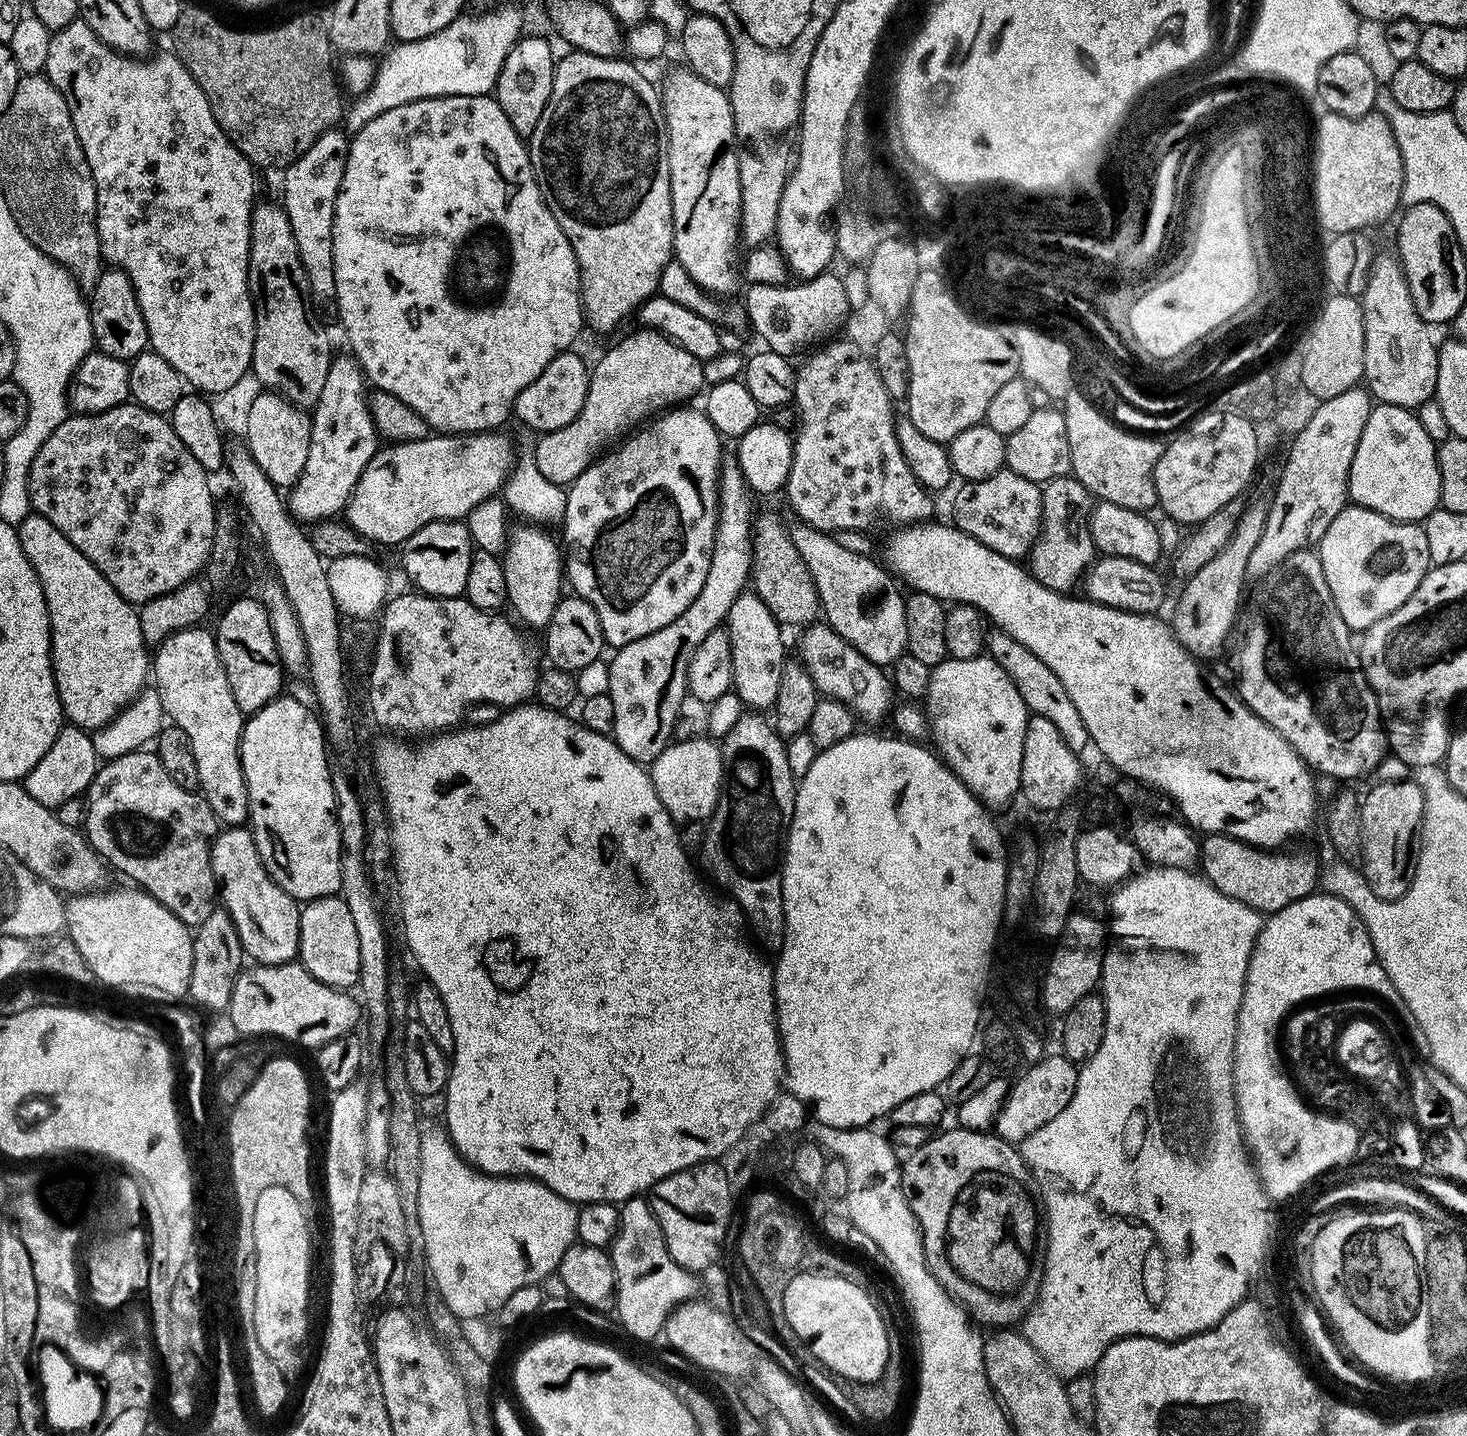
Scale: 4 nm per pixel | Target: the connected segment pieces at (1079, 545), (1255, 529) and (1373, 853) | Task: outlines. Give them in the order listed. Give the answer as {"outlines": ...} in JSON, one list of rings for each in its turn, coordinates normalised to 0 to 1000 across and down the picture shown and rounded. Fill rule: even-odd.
{"outlines":[[[[729,330],[724,333],[714,334],[710,339],[710,361],[709,370],[703,378],[703,383],[699,388],[700,395],[703,401],[719,412],[726,414],[737,406],[740,396],[745,392],[748,383],[744,380],[744,373],[742,368],[742,361],[744,359],[746,346],[738,338],[738,336]]],[[[864,347],[853,348],[851,352],[849,350],[837,380],[828,389],[825,389],[825,391],[822,391],[819,397],[806,405],[807,410],[805,411],[804,416],[802,418],[802,424],[798,430],[799,441],[806,451],[819,461],[829,460],[834,454],[834,448],[843,432],[845,414],[848,412],[848,407],[849,407],[849,393],[860,373],[864,352]]],[[[941,543],[933,552],[928,560],[928,581],[930,595],[928,607],[932,615],[939,625],[952,627],[958,623],[963,614],[967,593],[963,591],[964,581],[971,570],[971,552],[966,544]]]]}

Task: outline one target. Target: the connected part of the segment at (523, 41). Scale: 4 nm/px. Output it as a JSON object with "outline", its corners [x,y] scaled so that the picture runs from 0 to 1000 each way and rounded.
{"outline":[[[357,24],[350,32],[342,45],[337,62],[337,69],[342,74],[345,82],[348,82],[348,88],[354,95],[361,95],[364,93],[364,88],[369,83],[369,77],[372,77],[372,71],[375,71],[376,58],[379,51],[379,42],[376,39],[376,33],[368,25]]]}

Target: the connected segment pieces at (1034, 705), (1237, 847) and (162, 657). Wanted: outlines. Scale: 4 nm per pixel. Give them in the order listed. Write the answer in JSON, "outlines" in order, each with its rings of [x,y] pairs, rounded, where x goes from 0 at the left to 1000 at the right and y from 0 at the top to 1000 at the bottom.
{"outlines":[[[[681,439],[674,441],[672,446],[672,453],[674,457],[683,464],[683,467],[688,469],[689,474],[694,480],[694,483],[699,490],[701,497],[715,501],[721,506],[722,511],[724,512],[724,515],[727,517],[727,519],[729,519],[731,524],[738,524],[738,522],[740,519],[742,520],[744,517],[742,510],[740,508],[740,503],[738,503],[735,493],[732,492],[732,489],[730,489],[726,478],[722,474],[721,471],[716,467],[716,464],[710,461],[703,453],[699,452],[699,450],[697,450],[695,447]]],[[[825,580],[819,586],[817,601],[821,611],[834,623],[849,628],[860,636],[866,636],[894,623],[900,613],[900,604],[896,597],[877,594],[857,591],[840,582]]],[[[141,437],[127,437],[118,443],[112,444],[105,454],[105,480],[109,484],[112,492],[112,498],[119,506],[123,507],[130,514],[130,519],[132,522],[132,531],[135,533],[136,542],[136,551],[140,556],[143,564],[146,564],[148,572],[153,575],[164,575],[169,570],[169,554],[168,553],[168,542],[164,533],[164,515],[166,511],[168,499],[164,496],[162,489],[160,489],[160,483],[157,475],[154,472],[154,467],[150,460],[147,444]]]]}

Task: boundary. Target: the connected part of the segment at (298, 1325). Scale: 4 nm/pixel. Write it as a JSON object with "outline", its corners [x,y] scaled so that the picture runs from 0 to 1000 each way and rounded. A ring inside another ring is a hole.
{"outline":[[[184,826],[173,837],[173,872],[175,873],[176,893],[174,902],[173,923],[176,936],[181,943],[193,946],[207,930],[210,925],[210,882],[213,880],[213,858],[210,856],[211,845],[192,826]]]}

